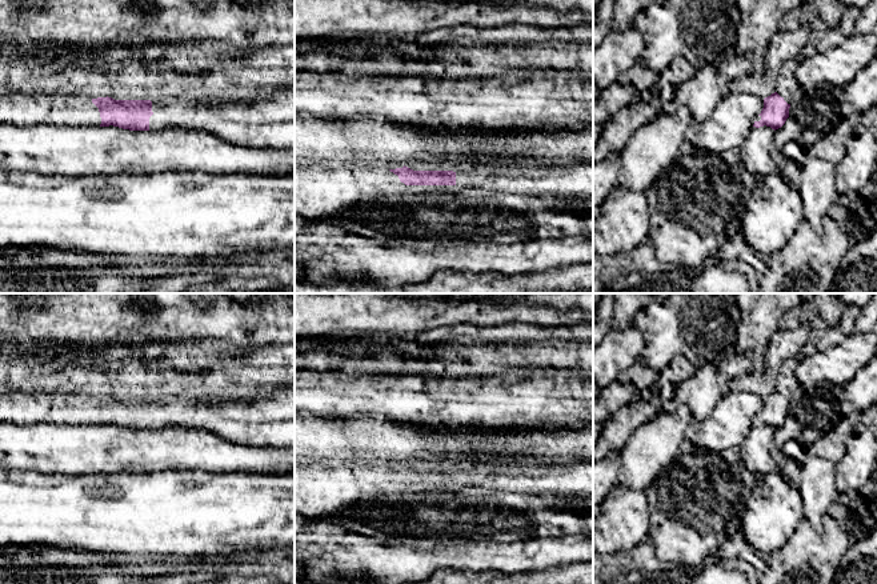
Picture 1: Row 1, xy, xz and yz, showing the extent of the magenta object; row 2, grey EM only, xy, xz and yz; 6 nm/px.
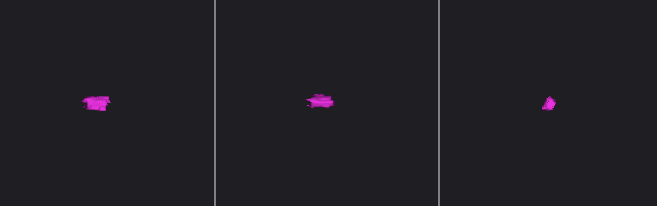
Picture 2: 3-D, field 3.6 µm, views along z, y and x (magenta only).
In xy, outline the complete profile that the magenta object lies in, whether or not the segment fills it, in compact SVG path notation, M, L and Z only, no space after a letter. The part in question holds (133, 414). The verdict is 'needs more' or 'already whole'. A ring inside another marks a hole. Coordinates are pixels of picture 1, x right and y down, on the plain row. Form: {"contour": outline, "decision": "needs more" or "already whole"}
{"contour": "M295 383L272 395L256 393L247 397L188 397L159 399L89 397L84 395L45 393L15 389L0 393L0 424L73 424L119 425L129 429L160 429L181 427L211 431L221 437L256 447L295 448Z", "decision": "needs more"}

